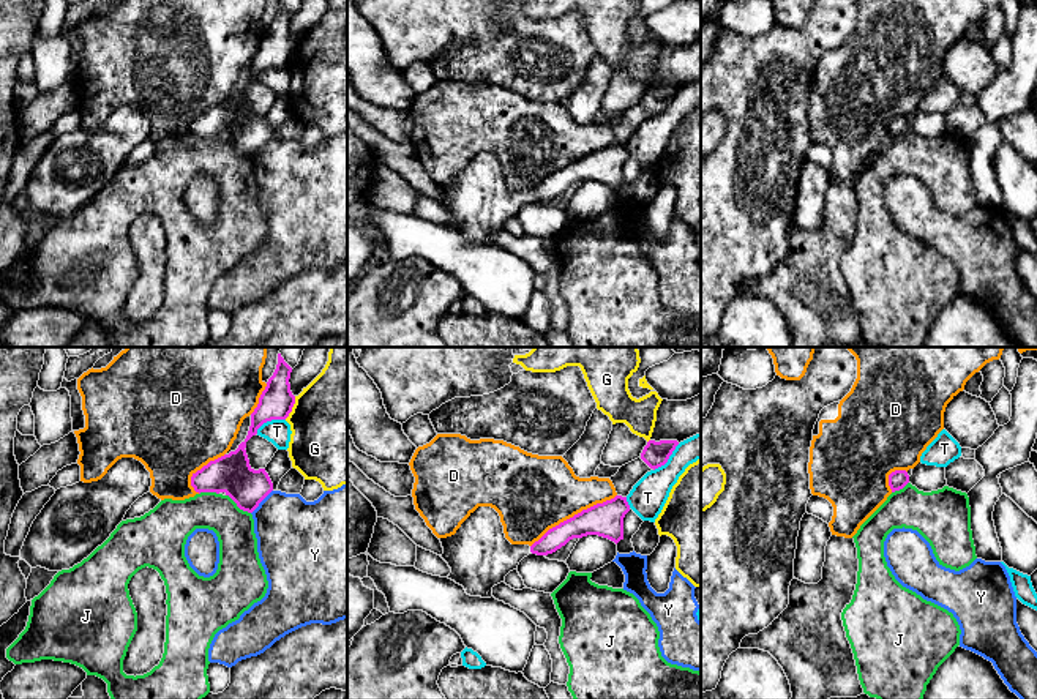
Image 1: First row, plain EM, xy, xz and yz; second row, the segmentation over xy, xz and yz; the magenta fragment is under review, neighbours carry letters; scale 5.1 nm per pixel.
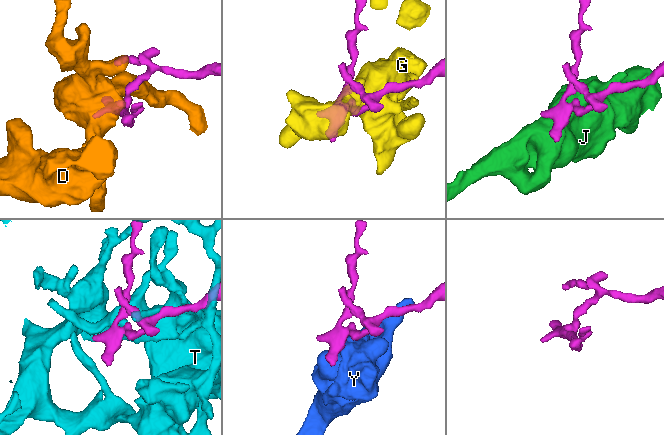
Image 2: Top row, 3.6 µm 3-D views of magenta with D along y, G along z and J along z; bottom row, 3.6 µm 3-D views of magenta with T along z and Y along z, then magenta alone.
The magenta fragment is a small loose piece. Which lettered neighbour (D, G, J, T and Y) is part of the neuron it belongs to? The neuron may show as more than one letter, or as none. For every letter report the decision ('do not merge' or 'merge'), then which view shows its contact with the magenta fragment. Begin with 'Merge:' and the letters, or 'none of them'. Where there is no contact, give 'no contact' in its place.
Merge: none of them
D: do not merge | xz
G: do not merge | xy
J: do not merge | xy
T: do not merge | xy
Y: do not merge | xy

